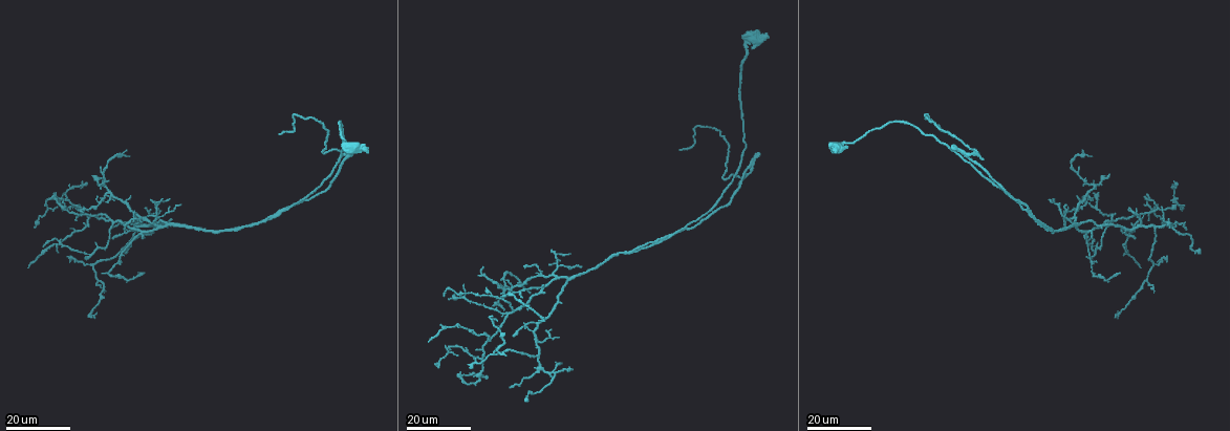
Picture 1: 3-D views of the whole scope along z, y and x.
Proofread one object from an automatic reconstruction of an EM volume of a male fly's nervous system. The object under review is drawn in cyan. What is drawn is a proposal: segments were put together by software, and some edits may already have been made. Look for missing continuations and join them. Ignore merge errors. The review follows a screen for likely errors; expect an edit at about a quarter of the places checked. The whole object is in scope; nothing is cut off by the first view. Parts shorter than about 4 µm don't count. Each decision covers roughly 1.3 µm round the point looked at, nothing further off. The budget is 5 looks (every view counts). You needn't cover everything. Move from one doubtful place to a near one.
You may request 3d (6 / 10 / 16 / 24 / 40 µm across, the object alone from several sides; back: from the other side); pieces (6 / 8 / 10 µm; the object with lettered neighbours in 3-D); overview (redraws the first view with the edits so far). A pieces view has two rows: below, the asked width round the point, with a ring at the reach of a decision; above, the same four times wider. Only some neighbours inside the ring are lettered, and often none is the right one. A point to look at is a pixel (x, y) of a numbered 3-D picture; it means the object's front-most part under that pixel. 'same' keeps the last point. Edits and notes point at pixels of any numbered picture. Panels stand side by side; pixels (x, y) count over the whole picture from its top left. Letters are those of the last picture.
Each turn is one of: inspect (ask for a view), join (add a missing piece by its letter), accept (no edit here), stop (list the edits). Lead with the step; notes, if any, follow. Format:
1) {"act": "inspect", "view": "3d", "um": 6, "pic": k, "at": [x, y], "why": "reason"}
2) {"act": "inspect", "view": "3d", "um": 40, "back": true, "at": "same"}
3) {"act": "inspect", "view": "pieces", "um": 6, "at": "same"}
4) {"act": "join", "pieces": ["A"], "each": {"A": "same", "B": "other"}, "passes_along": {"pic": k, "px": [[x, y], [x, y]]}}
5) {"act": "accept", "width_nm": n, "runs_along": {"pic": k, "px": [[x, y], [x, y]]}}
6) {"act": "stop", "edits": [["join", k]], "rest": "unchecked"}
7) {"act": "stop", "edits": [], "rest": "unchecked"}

{"act": "inspect", "view": "3d", "um": 16, "pic": 1, "at": [551, 251], "why": "thin end"}

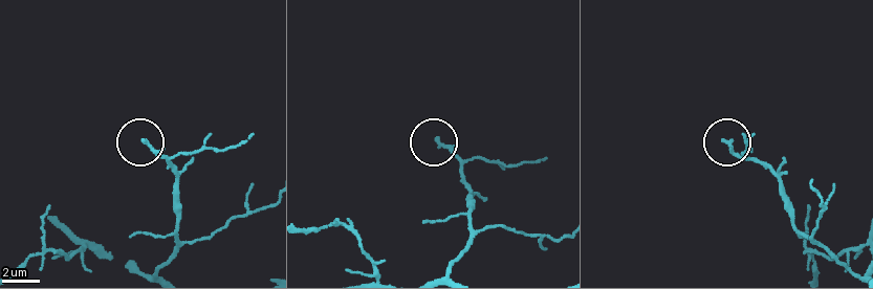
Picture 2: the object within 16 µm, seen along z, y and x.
{"act": "inspect", "view": "pieces", "um": 10, "pic": 2, "at": [143, 139]}

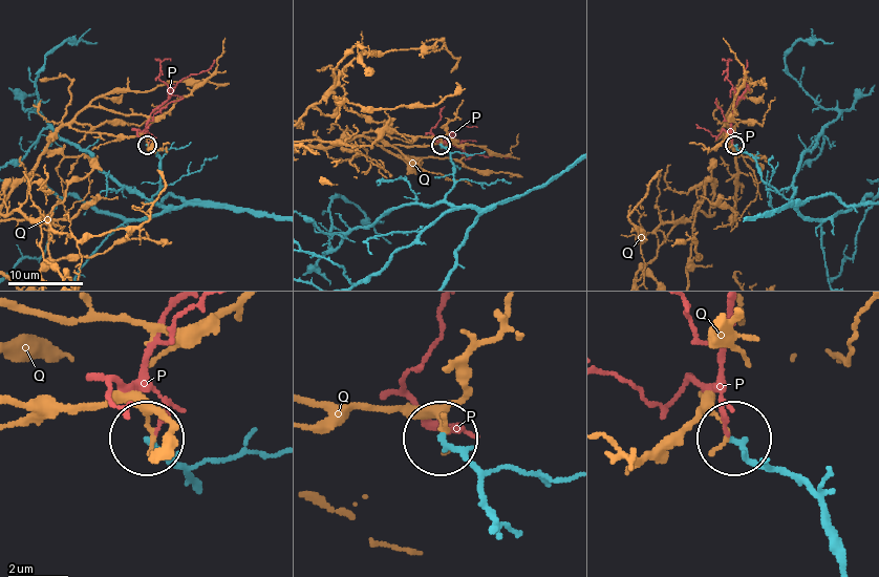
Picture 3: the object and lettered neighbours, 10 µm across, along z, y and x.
{"act": "accept", "each": {"P": "other", "Q": "other"}, "found": "no lettered piece goes on from it"}

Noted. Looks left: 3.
{"act": "inspect", "view": "3d", "um": 16, "pic": 1, "at": [1110, 173], "why": "thin end"}

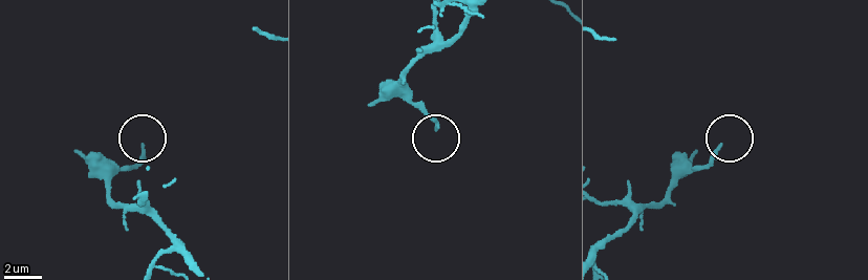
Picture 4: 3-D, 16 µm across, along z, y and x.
{"act": "inspect", "view": "pieces", "um": 10, "pic": 4, "at": [142, 144], "why": "see the neighbours"}

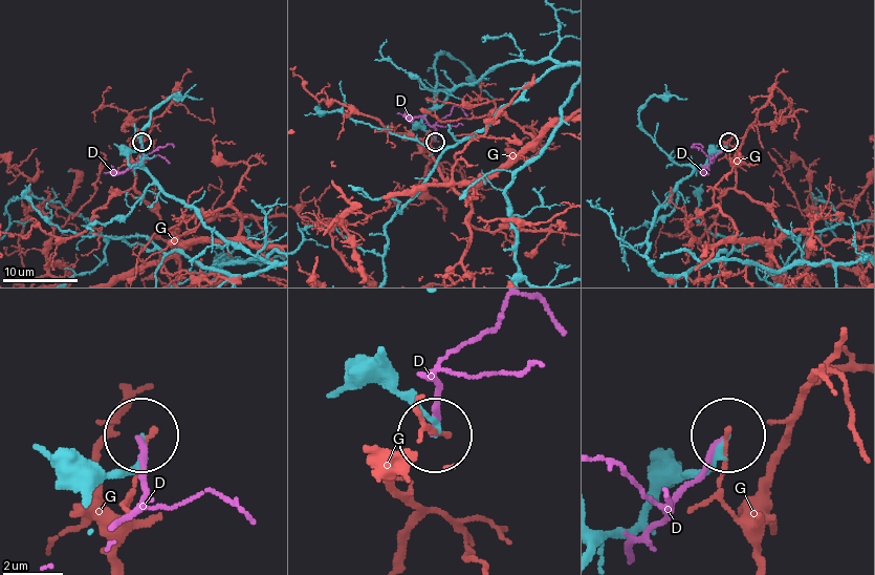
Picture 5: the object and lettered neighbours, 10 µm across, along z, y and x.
{"act": "accept", "each": {"D": "other", "G": "other"}, "runs_along": {"pic": 5, "px": [[90, 498], [105, 481], [132, 468], [140, 441]]}, "found": "none of them fits"}

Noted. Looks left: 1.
{"act": "stop", "edits": [], "rest": "unchecked"}

